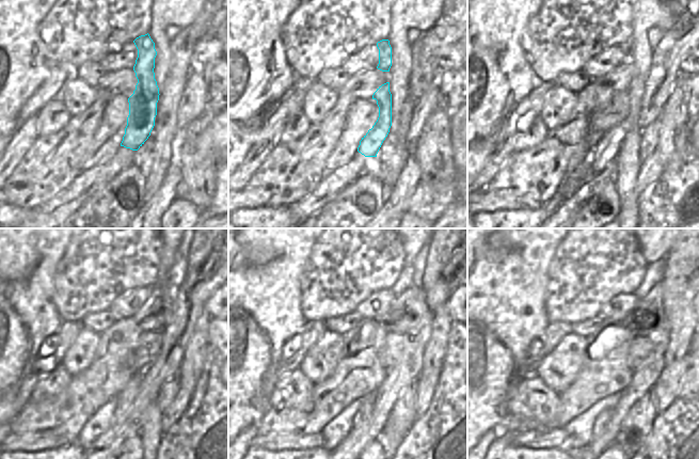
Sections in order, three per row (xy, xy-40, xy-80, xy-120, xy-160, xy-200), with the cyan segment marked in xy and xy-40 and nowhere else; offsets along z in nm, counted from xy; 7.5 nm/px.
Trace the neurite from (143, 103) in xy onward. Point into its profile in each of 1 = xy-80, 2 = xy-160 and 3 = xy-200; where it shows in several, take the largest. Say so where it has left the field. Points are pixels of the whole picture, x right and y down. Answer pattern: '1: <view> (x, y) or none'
1: xy-80 (604, 153)
2: xy-160 (364, 415)
3: xy-200 (599, 441)

